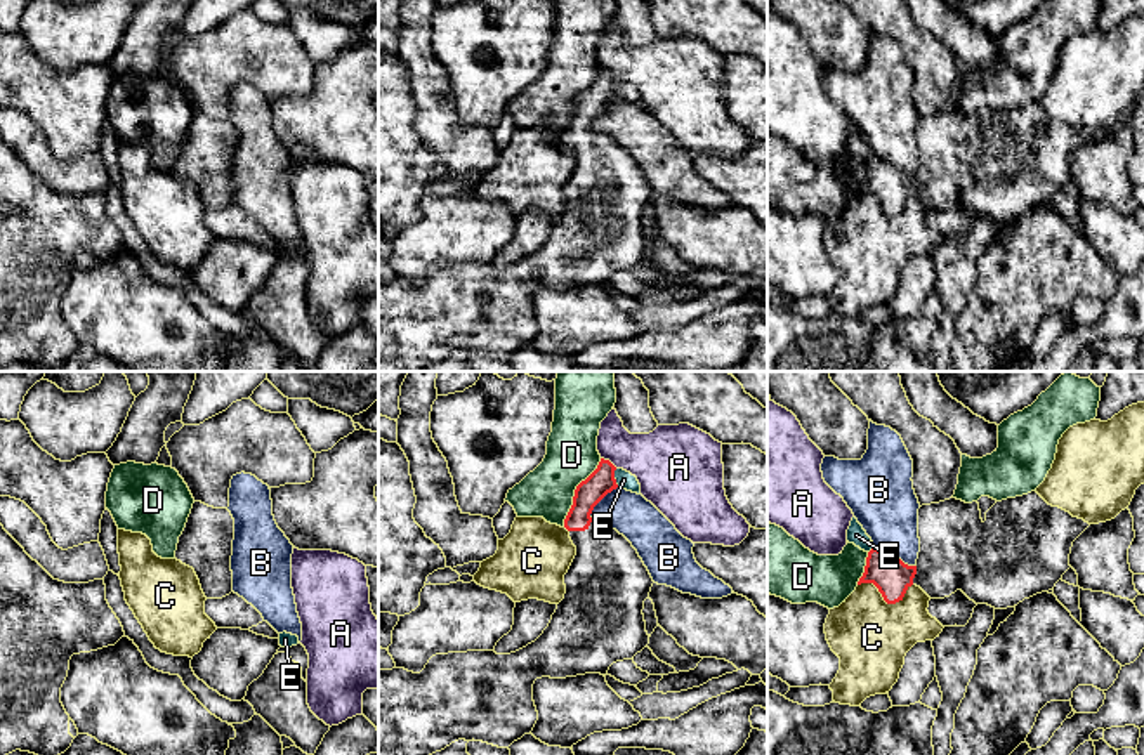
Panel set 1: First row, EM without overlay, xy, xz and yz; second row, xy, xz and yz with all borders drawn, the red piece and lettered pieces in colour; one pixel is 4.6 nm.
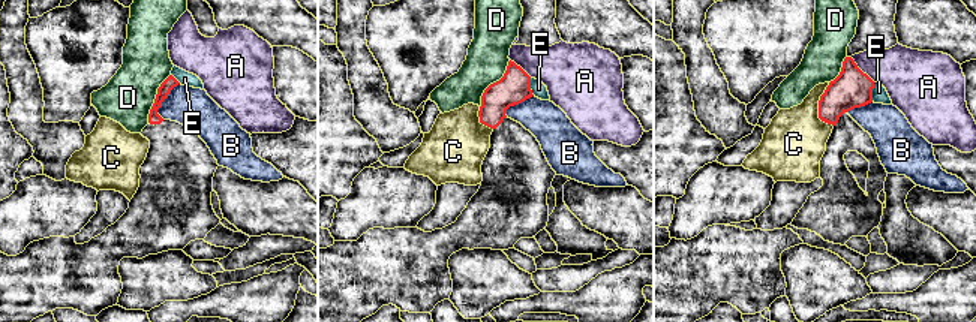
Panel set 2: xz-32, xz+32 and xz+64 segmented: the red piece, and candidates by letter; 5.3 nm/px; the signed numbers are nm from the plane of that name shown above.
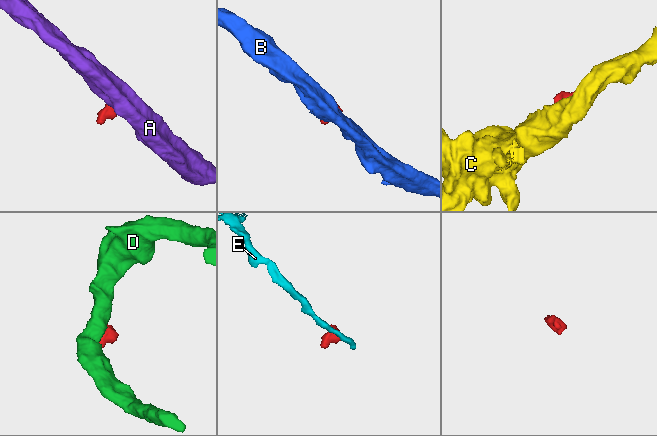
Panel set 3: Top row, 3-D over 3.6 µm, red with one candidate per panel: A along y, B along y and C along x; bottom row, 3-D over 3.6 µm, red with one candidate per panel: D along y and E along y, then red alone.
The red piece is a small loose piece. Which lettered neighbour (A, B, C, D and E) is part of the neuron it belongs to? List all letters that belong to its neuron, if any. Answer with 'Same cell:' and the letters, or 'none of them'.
Same cell: none of them

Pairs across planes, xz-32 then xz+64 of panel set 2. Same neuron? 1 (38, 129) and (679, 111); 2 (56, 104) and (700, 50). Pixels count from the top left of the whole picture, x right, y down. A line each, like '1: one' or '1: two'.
1: two
2: two

